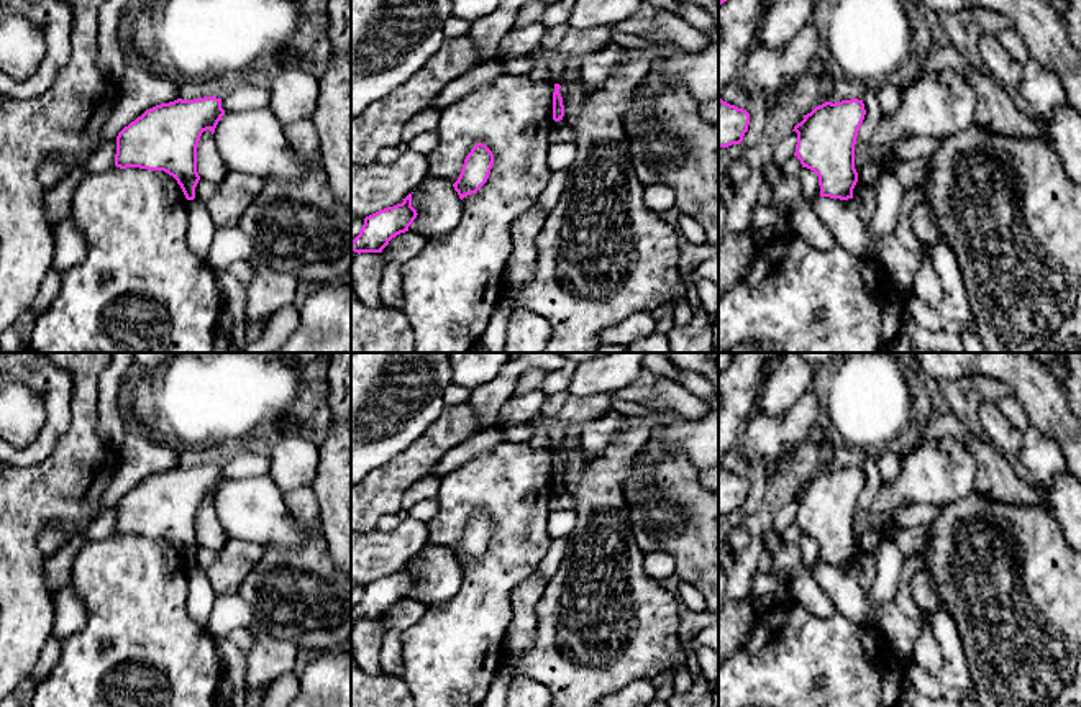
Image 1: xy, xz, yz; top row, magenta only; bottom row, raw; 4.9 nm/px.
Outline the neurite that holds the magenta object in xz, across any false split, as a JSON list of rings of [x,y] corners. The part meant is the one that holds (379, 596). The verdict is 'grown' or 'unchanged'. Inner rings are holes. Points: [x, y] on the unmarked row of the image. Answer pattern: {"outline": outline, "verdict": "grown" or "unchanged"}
{"outline": [[[408,561],[402,571],[366,584],[359,602],[351,609],[351,618],[358,622],[382,620],[392,605],[408,599],[417,582],[412,574],[412,561]]], "verdict": "unchanged"}

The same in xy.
{"outline": [[[217,464],[156,472],[118,500],[115,533],[164,538],[177,548],[185,566],[194,568],[200,548],[200,504],[207,497],[213,502],[223,482],[221,466]]], "verdict": "unchanged"}

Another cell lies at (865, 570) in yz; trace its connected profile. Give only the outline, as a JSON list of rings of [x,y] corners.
[[[863,556],[858,563],[853,564],[858,582],[868,589],[869,582],[876,576],[876,559],[874,556]]]

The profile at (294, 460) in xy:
[[[294,428],[279,430],[266,446],[271,456],[269,477],[285,494],[312,486],[320,468],[318,446]]]

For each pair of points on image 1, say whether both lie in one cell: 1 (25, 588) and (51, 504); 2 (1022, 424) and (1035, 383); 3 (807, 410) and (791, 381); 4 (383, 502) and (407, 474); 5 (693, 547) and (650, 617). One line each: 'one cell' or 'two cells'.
1: one cell
2: two cells
3: two cells
4: one cell
5: two cells

